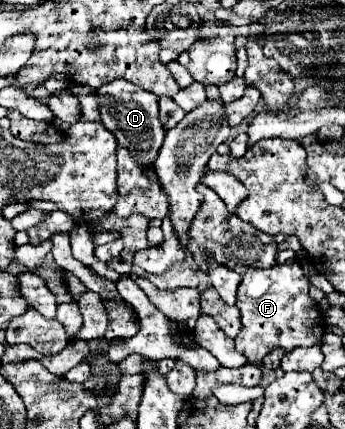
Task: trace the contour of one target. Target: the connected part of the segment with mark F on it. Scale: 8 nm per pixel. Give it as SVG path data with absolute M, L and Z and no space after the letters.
M294 259L284 265L274 265L270 269L250 267L238 287L236 307L242 315L242 331L234 339L236 349L252 363L260 363L262 357L276 347L292 351L296 347L310 347L320 343L326 333L324 317L316 301L310 299L308 289L310 283L302 267Z

